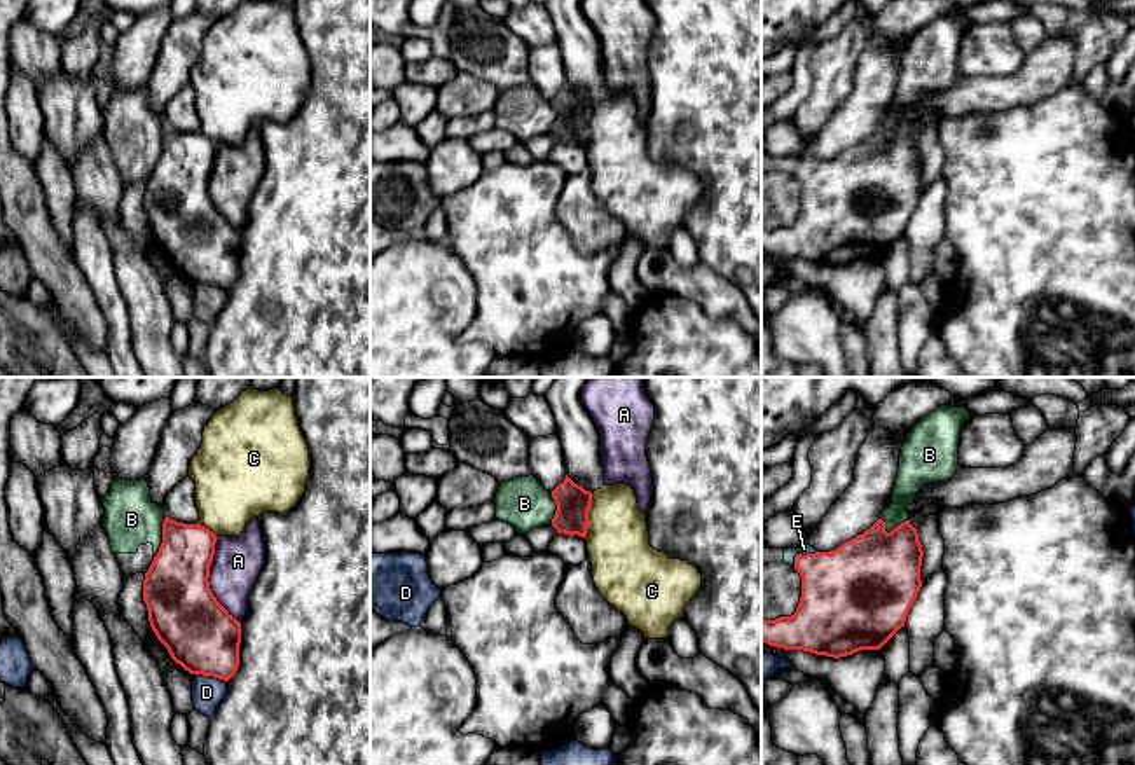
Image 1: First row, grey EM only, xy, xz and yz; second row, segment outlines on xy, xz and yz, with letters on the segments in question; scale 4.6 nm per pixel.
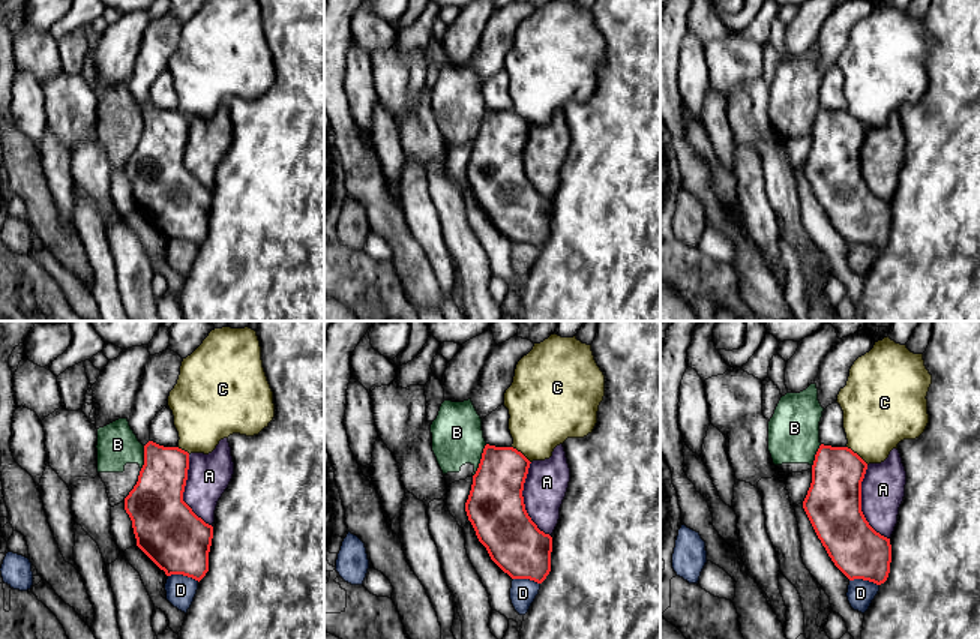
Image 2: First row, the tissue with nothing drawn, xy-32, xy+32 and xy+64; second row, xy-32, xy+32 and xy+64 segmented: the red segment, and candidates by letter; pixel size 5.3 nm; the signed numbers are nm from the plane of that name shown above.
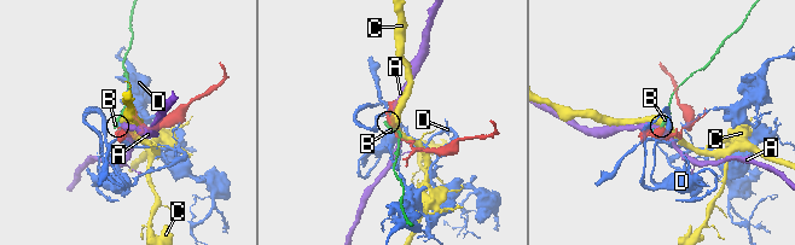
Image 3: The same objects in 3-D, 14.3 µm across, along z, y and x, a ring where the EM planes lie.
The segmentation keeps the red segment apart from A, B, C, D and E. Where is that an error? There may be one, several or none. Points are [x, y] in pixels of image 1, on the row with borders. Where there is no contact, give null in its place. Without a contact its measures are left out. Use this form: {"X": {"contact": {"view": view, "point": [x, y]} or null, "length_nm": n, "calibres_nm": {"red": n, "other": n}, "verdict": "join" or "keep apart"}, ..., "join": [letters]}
{"A": {"contact": {"view": "xy", "point": [206, 580]}, "length_nm": 420, "calibres_nm": {"red": 320, "other": 220}, "verdict": "keep apart"}, "B": {"contact": {"view": "xy", "point": [163, 538]}, "length_nm": 200, "calibres_nm": {"red": 300, "other": 260}, "verdict": "keep apart"}, "C": {"contact": {"view": "xz", "point": [587, 516]}, "length_nm": 220, "calibres_nm": {"red": 160, "other": 280}, "verdict": "keep apart"}, "D": {"contact": {"view": "xy", "point": [210, 675]}, "length_nm": 160, "calibres_nm": {"red": 320, "other": 140}, "verdict": "keep apart"}, "E": {"contact": {"view": "yz", "point": [800, 554]}, "length_nm": 140, "calibres_nm": {"red": 380, "other": 50}, "verdict": "join"}, "join": ["E"]}

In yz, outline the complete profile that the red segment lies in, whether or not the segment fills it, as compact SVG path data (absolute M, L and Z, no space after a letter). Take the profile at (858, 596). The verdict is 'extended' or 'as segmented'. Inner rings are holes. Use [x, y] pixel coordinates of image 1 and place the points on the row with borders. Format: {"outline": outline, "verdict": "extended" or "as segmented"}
{"outline": "M878 519L870 529L842 543L829 552L819 552L810 545L796 548L761 550L761 641L784 648L803 650L833 658L847 657L861 650L880 650L901 627L922 587L920 566L924 550L917 529L910 520L901 522L891 533Z", "verdict": "extended"}

